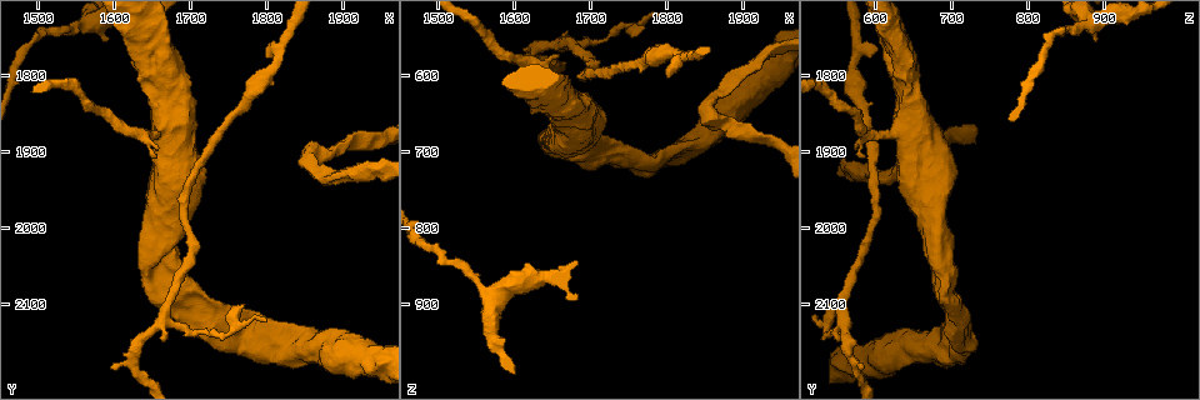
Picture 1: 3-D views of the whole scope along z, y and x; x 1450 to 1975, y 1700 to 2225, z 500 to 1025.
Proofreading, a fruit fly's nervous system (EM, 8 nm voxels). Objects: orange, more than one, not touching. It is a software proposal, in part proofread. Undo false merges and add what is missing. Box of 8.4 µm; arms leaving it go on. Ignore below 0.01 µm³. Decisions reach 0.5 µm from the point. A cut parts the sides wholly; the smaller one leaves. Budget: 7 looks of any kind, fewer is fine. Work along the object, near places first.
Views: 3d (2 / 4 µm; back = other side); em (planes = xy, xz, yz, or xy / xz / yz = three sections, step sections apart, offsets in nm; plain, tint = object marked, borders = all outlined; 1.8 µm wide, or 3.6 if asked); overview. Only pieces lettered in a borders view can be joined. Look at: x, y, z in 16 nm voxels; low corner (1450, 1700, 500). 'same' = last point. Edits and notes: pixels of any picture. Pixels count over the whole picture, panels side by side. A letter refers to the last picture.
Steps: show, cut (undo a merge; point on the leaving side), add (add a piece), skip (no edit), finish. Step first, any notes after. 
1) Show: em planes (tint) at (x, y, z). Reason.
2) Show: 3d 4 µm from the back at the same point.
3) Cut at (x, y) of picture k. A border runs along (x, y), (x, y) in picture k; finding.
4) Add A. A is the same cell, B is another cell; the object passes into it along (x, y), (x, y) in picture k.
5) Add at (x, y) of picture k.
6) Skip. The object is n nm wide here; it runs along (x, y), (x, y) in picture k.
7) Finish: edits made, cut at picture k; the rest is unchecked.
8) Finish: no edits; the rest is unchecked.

Show: em planes (plain) at (1595, 2180, 580).

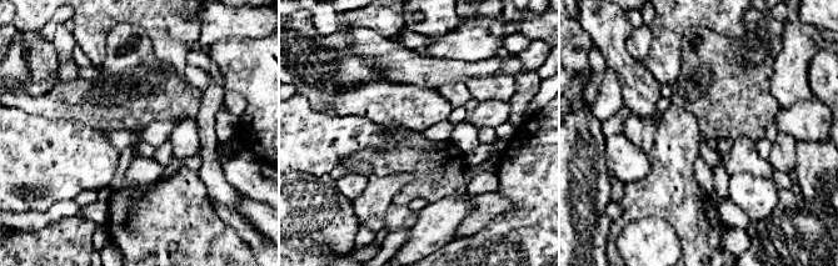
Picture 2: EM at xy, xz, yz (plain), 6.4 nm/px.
Show: em planes (borders) at the same point. What lies round it.

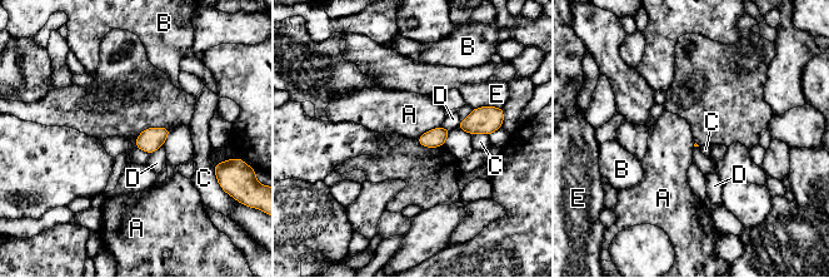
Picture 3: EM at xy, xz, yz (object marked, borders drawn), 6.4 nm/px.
Skip. A, B, C, D and E are other cells; a border runs along (440, 125), (424, 132), (417, 139) in picture 3; none of them fits.

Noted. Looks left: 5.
Show: em 3.6 µm xz step 4 (borders) at (1665, 2045, 690). Arms run side by side.

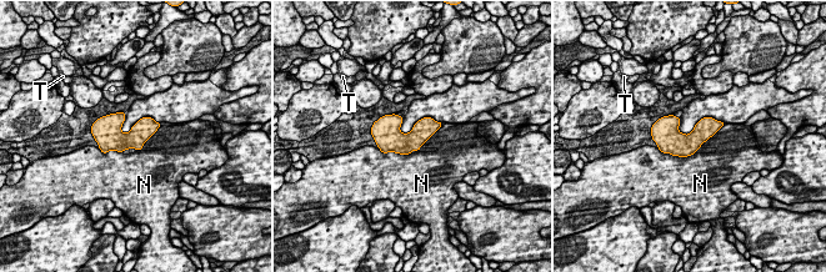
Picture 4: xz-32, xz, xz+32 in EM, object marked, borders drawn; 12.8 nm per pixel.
Skip. The longest contact is with N, 500 nm; N and T are other cells; a border runs along (656, 147), (679, 156), (695, 152) in picture 4; continuous, no second neuron.

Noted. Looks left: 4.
Show: em xz step 4 (borders) at (1775, 2150, 715).

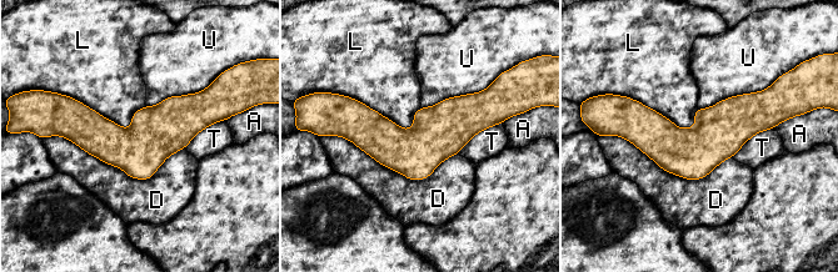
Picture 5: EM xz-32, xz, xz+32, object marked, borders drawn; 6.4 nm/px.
Skip. A, D, L, T and U are other cells; continuous, no second neuron.

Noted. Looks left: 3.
Finish: no edits; the rest is unchecked.

